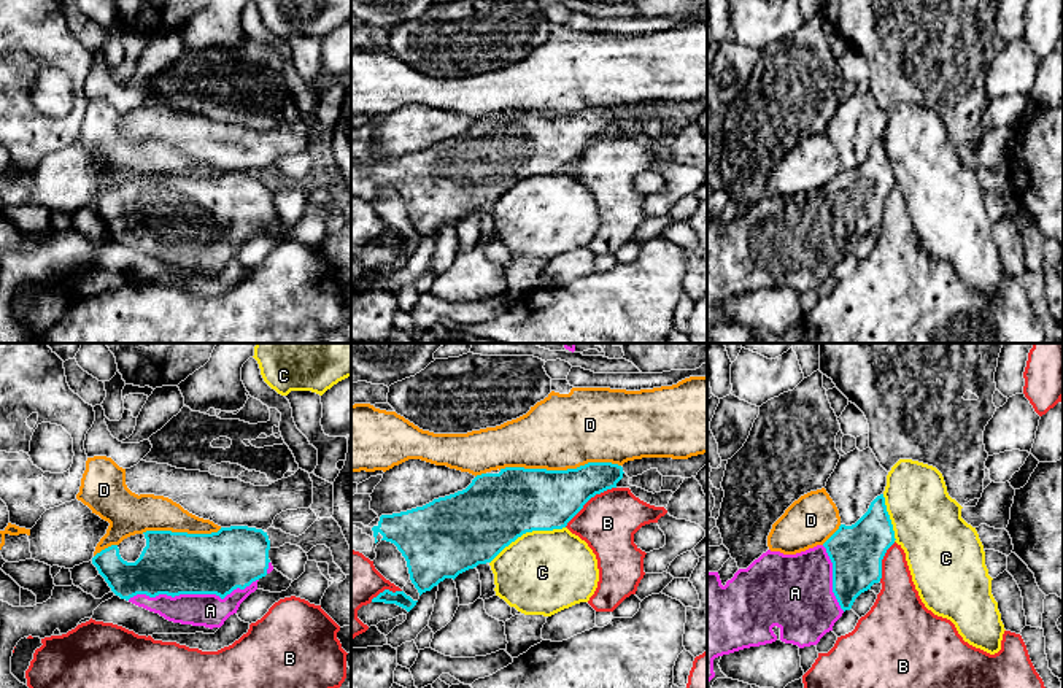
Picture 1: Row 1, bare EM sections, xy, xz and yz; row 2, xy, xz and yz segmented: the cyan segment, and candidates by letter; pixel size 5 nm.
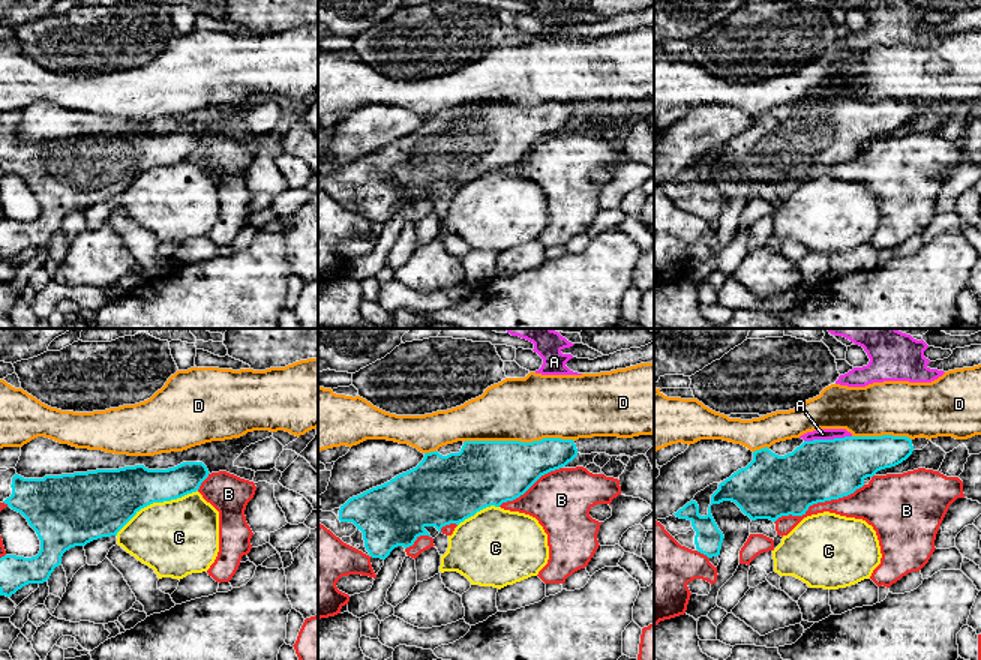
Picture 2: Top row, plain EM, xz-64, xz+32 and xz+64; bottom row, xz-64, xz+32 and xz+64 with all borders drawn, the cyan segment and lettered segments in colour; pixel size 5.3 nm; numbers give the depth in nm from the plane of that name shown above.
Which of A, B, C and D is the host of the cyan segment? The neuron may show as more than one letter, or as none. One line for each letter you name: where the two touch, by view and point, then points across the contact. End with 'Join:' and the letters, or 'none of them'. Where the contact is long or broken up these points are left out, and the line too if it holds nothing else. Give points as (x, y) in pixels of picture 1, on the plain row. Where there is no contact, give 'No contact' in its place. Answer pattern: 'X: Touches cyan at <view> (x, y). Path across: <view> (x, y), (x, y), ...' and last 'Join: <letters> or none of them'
A: Touches cyan at xy (193, 237)
Join: A

